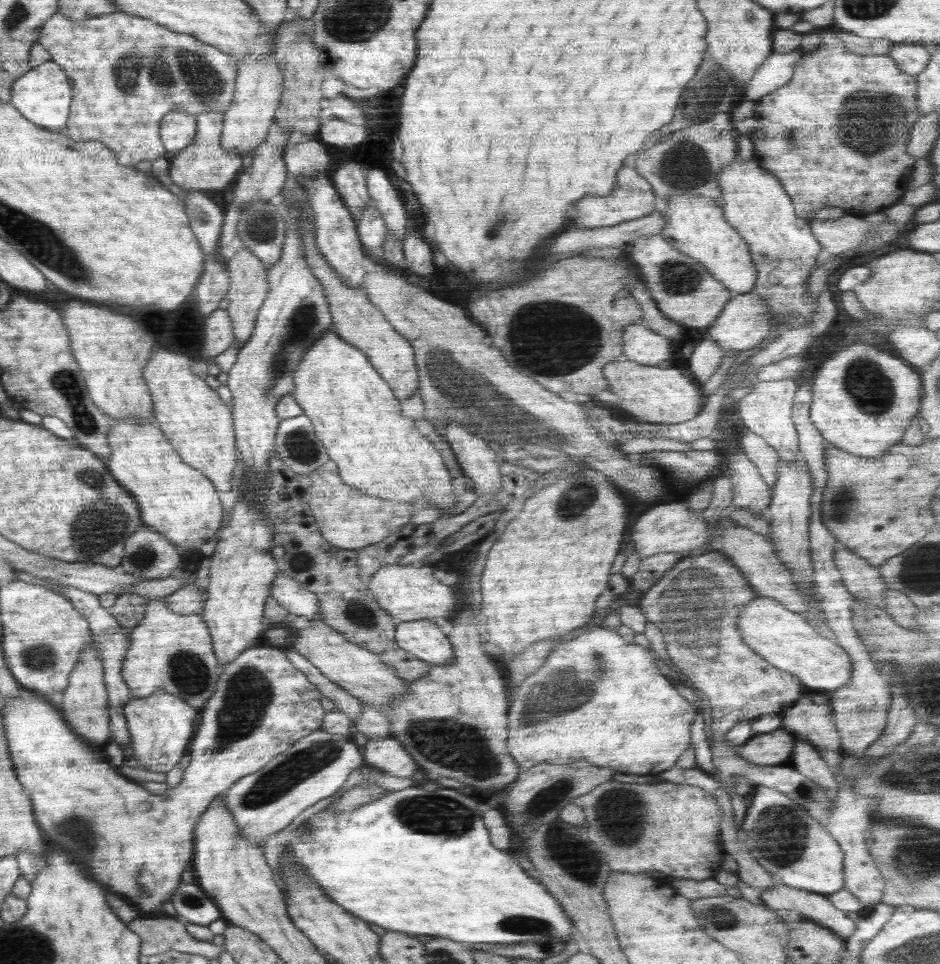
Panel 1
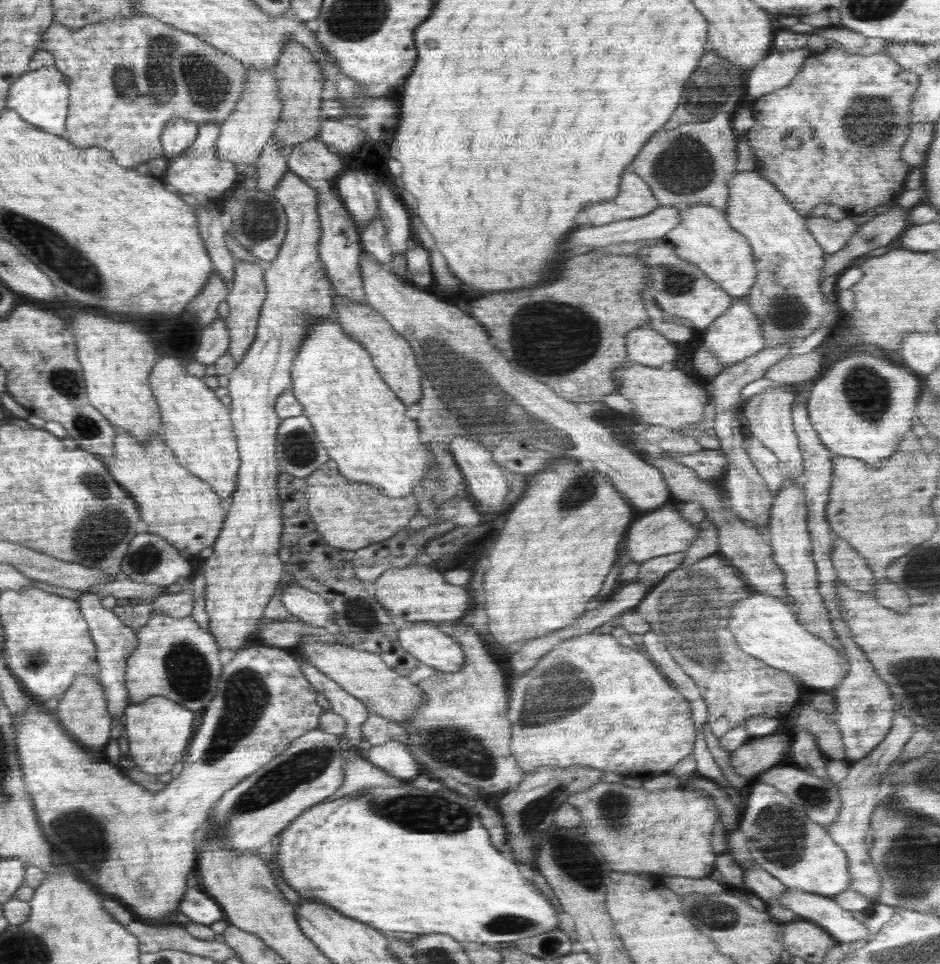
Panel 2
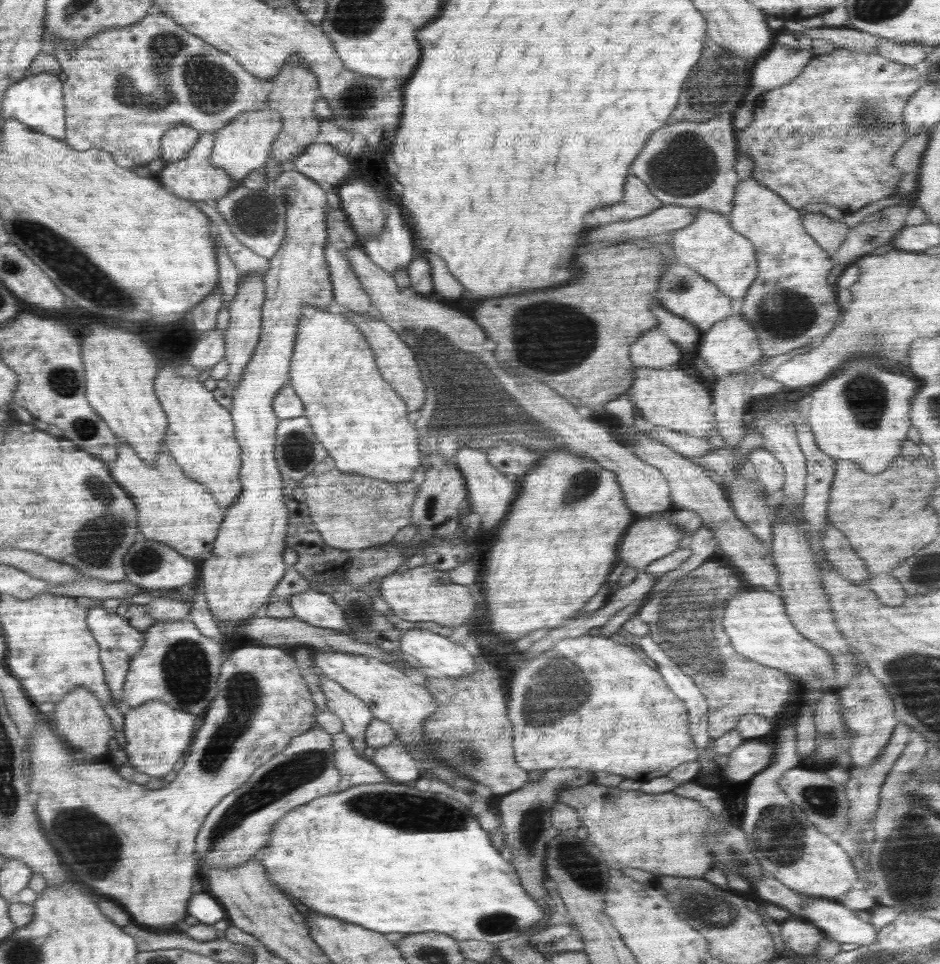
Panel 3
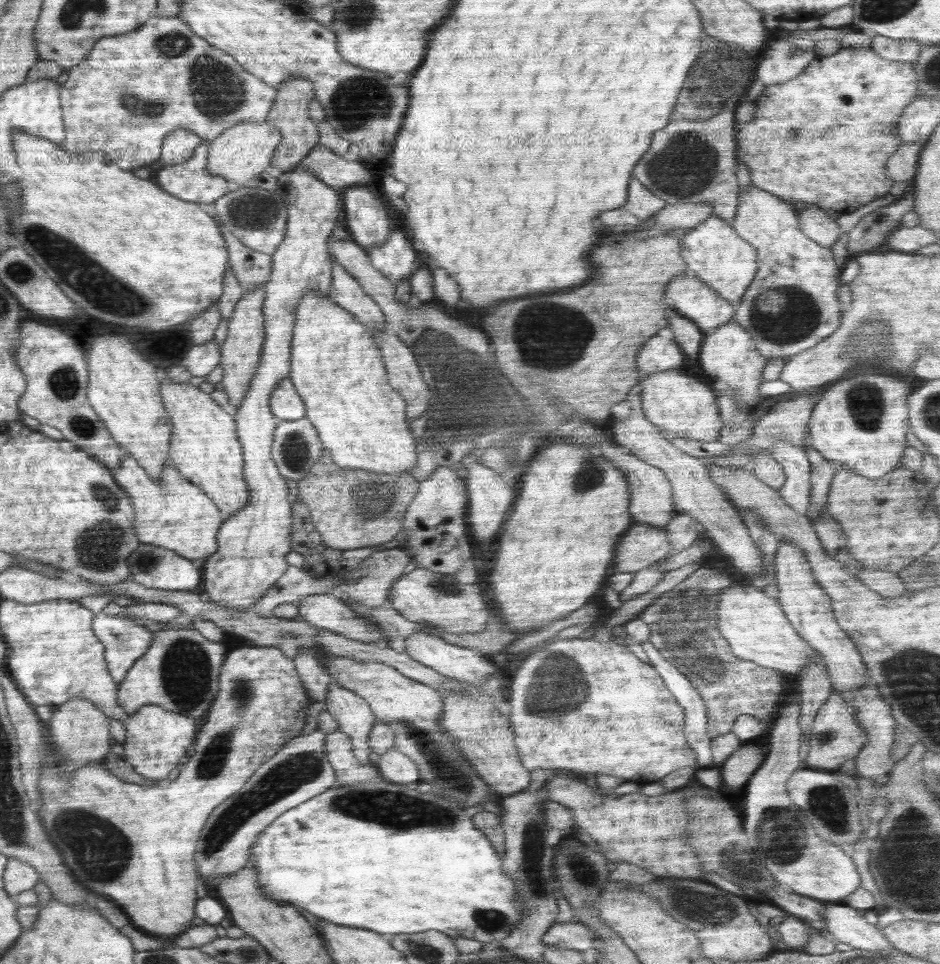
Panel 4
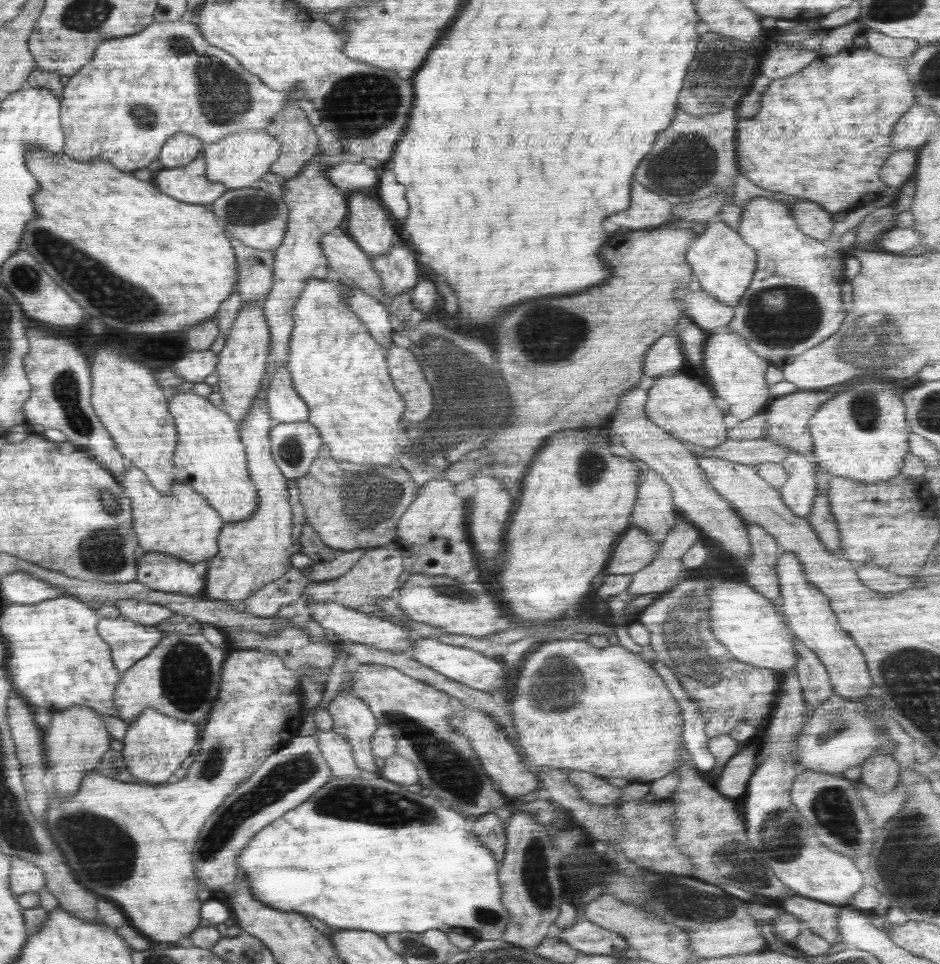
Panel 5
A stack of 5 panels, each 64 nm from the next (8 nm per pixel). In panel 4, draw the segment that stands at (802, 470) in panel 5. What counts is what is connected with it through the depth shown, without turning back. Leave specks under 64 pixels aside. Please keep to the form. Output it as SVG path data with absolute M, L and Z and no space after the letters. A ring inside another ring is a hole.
M774 442L768 449L772 458L782 465L786 480L777 491L787 505L803 514L810 506L810 461L806 451L788 442Z

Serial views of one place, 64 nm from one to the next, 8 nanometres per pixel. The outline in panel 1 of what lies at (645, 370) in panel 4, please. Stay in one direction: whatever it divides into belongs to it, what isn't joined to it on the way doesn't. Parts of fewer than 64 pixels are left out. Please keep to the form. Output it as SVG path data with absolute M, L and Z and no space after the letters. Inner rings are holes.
M640 322L628 324L622 332L624 358L632 362L659 366L672 359L672 340L660 336Z

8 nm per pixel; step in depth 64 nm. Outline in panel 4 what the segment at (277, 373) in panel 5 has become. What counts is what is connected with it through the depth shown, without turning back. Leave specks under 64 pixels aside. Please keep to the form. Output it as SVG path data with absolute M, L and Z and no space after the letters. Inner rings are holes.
M286 378L278 381L278 386L270 395L270 412L278 421L300 420L306 416L306 407L302 397L296 392L293 382Z

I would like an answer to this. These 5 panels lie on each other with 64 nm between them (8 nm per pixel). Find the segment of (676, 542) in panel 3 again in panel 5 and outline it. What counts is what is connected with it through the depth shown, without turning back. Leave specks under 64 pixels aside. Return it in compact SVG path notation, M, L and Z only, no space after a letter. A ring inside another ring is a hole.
M628 528L614 544L605 573L610 575L634 574L656 558L662 544L656 544L642 528Z

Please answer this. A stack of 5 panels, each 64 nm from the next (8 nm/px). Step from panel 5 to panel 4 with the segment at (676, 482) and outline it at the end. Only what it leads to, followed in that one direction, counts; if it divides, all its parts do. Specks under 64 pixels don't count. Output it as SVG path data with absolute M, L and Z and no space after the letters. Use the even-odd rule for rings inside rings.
M640 393L628 398L628 402L630 415L614 422L610 431L612 440L636 458L650 464L651 467L659 468L664 473L672 489L675 510L688 513L695 518L707 536L719 546L721 553L729 556L732 566L740 568L750 579L762 577L764 575L762 552L750 538L750 532L742 521L739 510L724 492L713 484L710 472L702 460L676 448L676 445L668 440L666 433L644 416Z

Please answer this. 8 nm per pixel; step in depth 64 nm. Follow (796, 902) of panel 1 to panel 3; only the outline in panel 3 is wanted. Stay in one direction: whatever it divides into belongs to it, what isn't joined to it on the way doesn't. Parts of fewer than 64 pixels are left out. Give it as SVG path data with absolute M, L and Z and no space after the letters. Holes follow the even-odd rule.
M804 895L804 908L800 910L801 919L808 920L814 926L822 930L825 935L841 944L858 944L858 946L870 946L878 942L878 931L870 923L862 921L856 911L852 910L836 900L816 898L816 896Z

